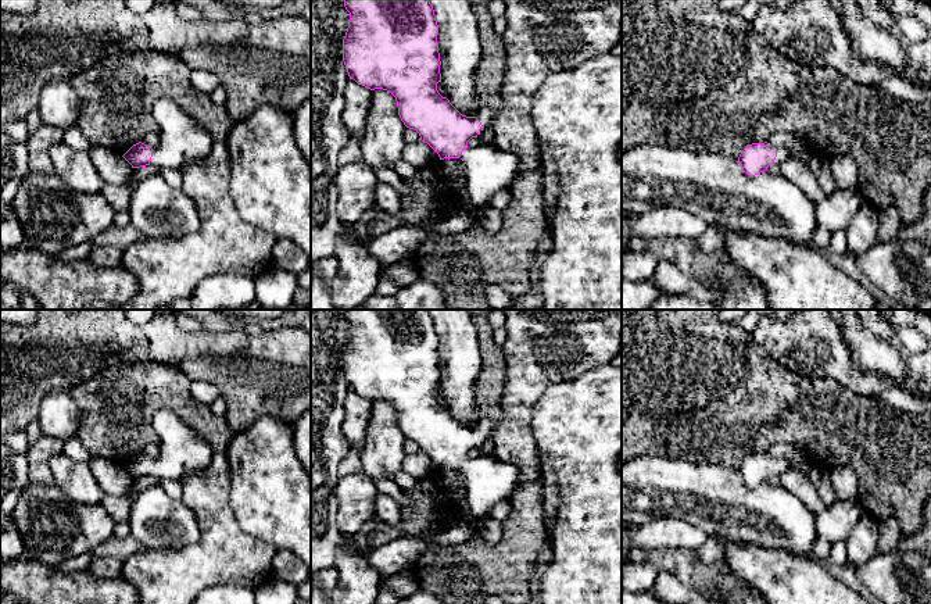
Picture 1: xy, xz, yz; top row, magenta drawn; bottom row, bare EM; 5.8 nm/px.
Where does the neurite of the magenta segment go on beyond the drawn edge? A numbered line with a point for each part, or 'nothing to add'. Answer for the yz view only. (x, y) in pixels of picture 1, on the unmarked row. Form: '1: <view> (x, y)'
1: yz (783, 464)

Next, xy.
1: xy (182, 451)

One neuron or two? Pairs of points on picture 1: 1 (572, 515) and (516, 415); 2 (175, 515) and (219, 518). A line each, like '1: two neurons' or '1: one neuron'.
1: two neurons
2: two neurons

